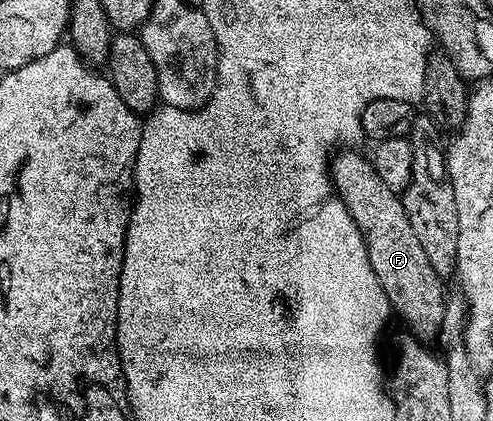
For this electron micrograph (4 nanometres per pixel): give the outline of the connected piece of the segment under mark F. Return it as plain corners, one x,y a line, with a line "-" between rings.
352,148
337,153
330,162
334,193
364,236
364,247
374,268
374,276
382,284
393,311
409,326
411,333
421,340
432,340
440,333
444,315
445,279
434,272
426,248
418,241
414,227
404,211
401,195
392,191
376,175
373,163

